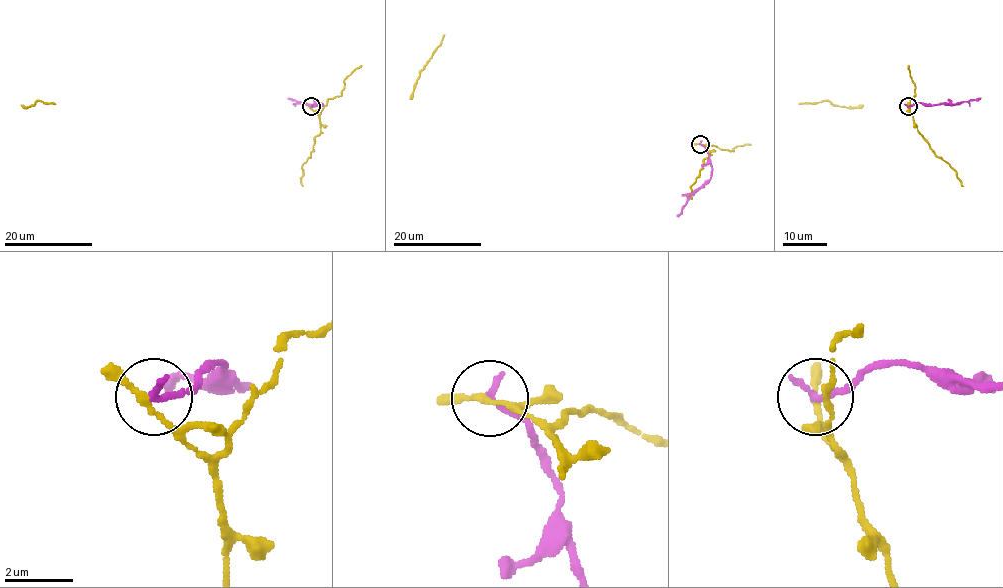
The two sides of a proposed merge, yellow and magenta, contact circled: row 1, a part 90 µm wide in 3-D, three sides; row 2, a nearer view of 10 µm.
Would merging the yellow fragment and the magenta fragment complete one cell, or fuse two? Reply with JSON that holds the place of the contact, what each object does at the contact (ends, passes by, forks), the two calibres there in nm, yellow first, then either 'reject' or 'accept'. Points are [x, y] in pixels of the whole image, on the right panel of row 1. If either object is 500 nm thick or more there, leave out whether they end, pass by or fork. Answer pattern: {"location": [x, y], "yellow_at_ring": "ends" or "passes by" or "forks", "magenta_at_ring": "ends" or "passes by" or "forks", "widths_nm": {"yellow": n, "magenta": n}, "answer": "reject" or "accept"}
{"location": [908, 106], "yellow_at_ring": "passes by", "magenta_at_ring": "ends", "widths_nm": {"yellow": 160, "magenta": 240}, "answer": "reject"}

